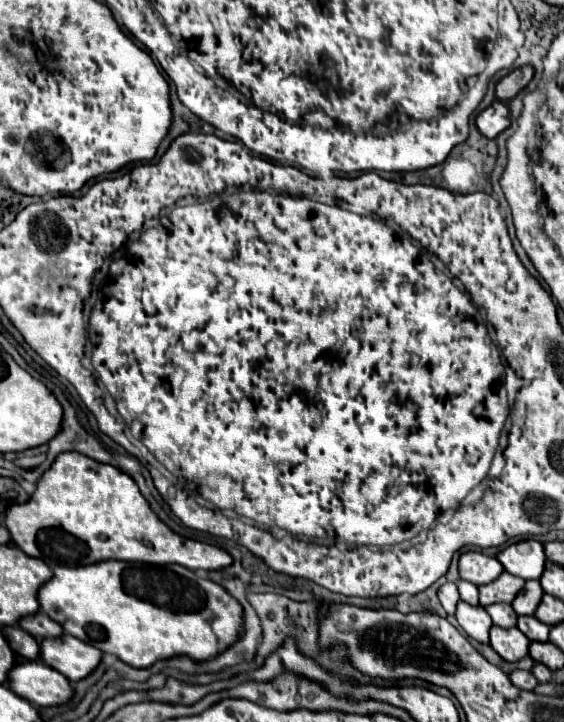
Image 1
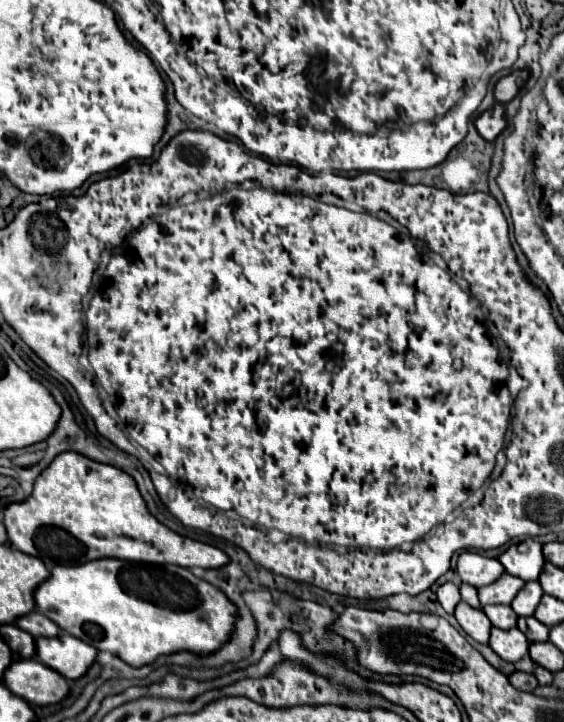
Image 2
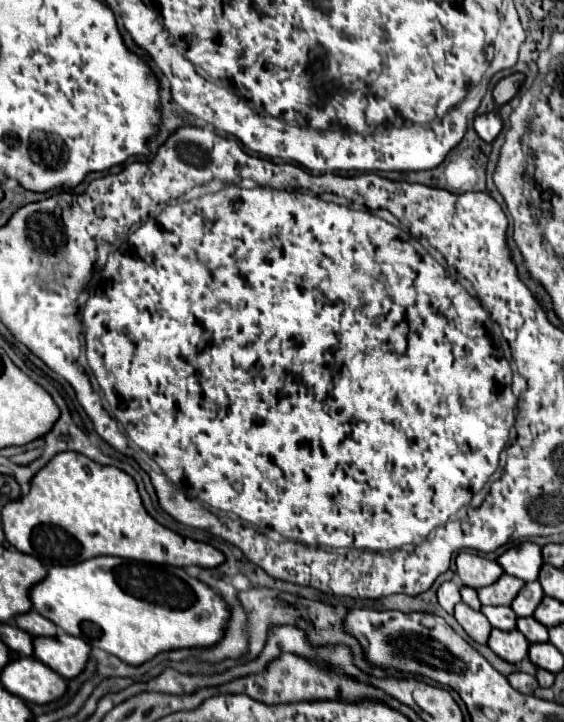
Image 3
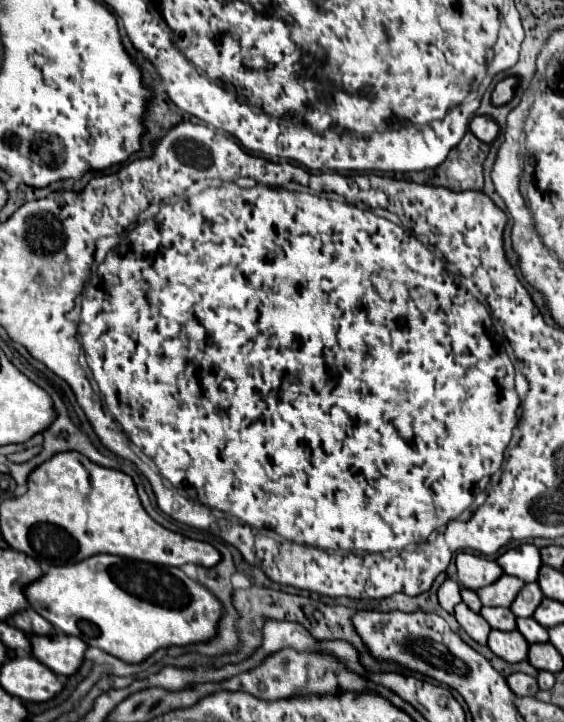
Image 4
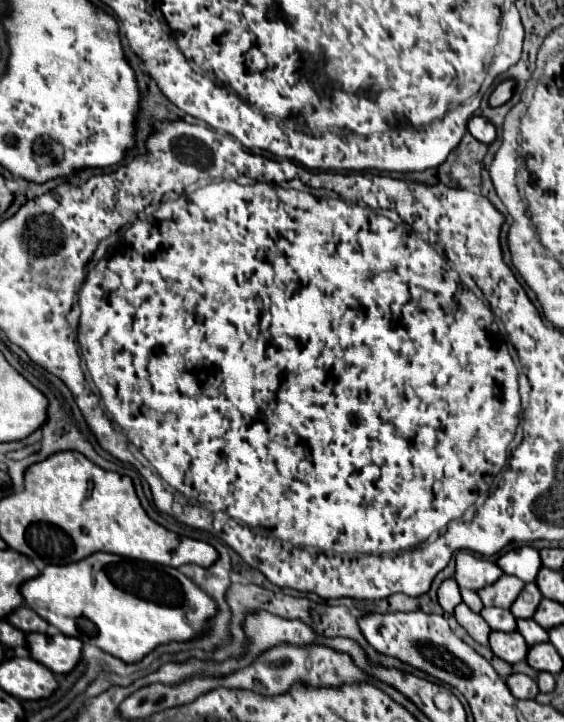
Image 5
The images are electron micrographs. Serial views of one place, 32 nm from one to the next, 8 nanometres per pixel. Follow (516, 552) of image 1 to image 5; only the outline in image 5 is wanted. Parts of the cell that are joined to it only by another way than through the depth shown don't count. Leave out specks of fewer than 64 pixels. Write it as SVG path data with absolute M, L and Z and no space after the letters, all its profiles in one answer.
M522 546L518 550L510 550L502 554L498 558L498 566L506 574L512 574L524 582L534 582L542 564L540 564L538 550L534 550L532 546Z

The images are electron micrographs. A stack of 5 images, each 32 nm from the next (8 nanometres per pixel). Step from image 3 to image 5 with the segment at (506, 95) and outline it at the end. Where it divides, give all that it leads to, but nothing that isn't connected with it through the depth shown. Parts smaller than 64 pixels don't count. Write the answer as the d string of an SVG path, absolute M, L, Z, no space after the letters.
M504 80L504 82L500 82L500 84L494 88L494 92L490 94L488 104L490 104L492 108L502 106L504 102L510 100L510 96L512 96L512 88L514 88L514 80Z

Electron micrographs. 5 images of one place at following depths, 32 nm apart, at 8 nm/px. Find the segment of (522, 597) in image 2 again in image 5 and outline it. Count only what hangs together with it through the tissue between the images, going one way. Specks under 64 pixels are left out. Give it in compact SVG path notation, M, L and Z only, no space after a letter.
M526 584L524 590L520 592L520 596L516 598L516 602L512 604L510 612L514 614L514 618L524 618L524 620L528 620L528 618L534 616L540 600L542 600L542 594L540 594L540 590L536 588L536 584Z

